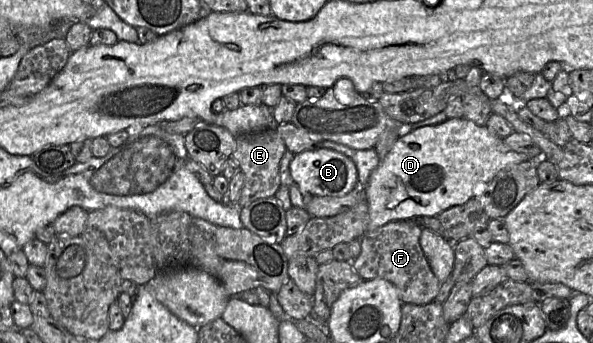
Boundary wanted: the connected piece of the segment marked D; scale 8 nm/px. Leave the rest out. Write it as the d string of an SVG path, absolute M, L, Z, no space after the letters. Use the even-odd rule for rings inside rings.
M448 118L439 124L420 127L399 137L391 150L370 175L365 186L368 203L366 232L374 231L387 223L414 220L419 216L437 216L444 210L466 203L474 197L474 186L479 182L490 183L502 169L512 164L531 160L526 154L512 151L503 139L486 126L462 118Z

